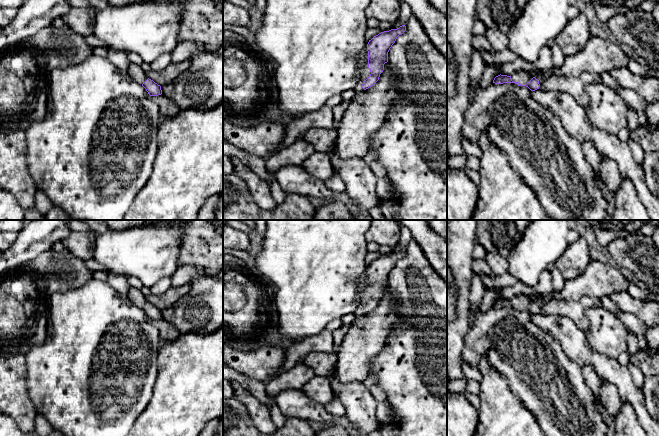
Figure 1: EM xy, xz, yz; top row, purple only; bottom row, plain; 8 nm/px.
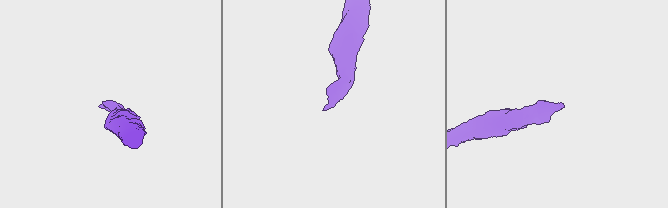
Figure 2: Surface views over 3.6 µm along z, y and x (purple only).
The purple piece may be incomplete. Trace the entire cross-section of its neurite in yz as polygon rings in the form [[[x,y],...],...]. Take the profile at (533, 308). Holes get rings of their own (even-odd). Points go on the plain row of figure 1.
[[[520,294],[514,297],[512,300],[498,299],[494,302],[493,307],[503,308],[503,307],[515,307],[518,310],[526,310],[531,315],[539,313],[539,305],[532,299],[533,296],[528,296]]]

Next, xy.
[[[131,288],[128,293],[128,297],[133,304],[141,308],[146,313],[150,320],[158,320],[162,318],[161,310],[149,303],[140,290]]]

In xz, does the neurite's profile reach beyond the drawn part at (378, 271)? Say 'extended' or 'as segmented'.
extended

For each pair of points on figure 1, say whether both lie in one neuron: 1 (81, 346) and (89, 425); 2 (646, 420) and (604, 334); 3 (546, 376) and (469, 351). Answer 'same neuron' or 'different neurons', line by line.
1: same neuron
2: different neurons
3: same neuron

